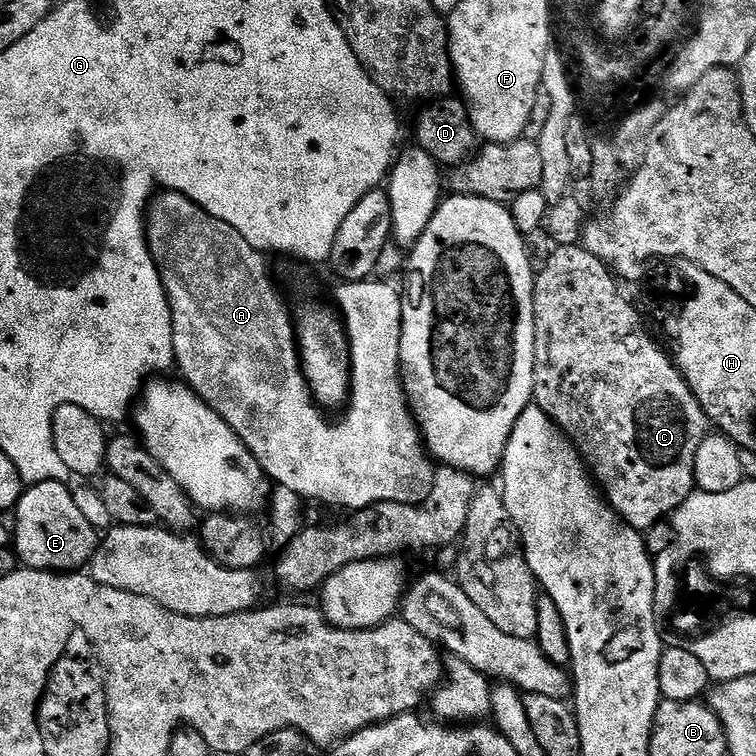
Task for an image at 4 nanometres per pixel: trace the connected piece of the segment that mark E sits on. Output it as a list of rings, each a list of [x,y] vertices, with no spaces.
[[[51,480],[21,491],[14,509],[14,551],[23,567],[57,574],[72,574],[89,567],[98,532],[75,506],[73,489],[66,485],[64,480]]]

